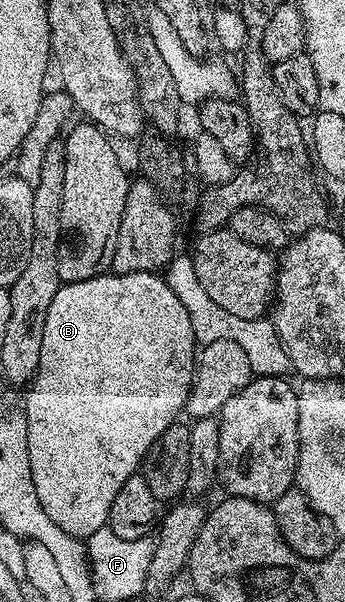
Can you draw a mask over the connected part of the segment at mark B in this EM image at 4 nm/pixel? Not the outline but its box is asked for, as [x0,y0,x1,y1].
[25,271,197,539]

